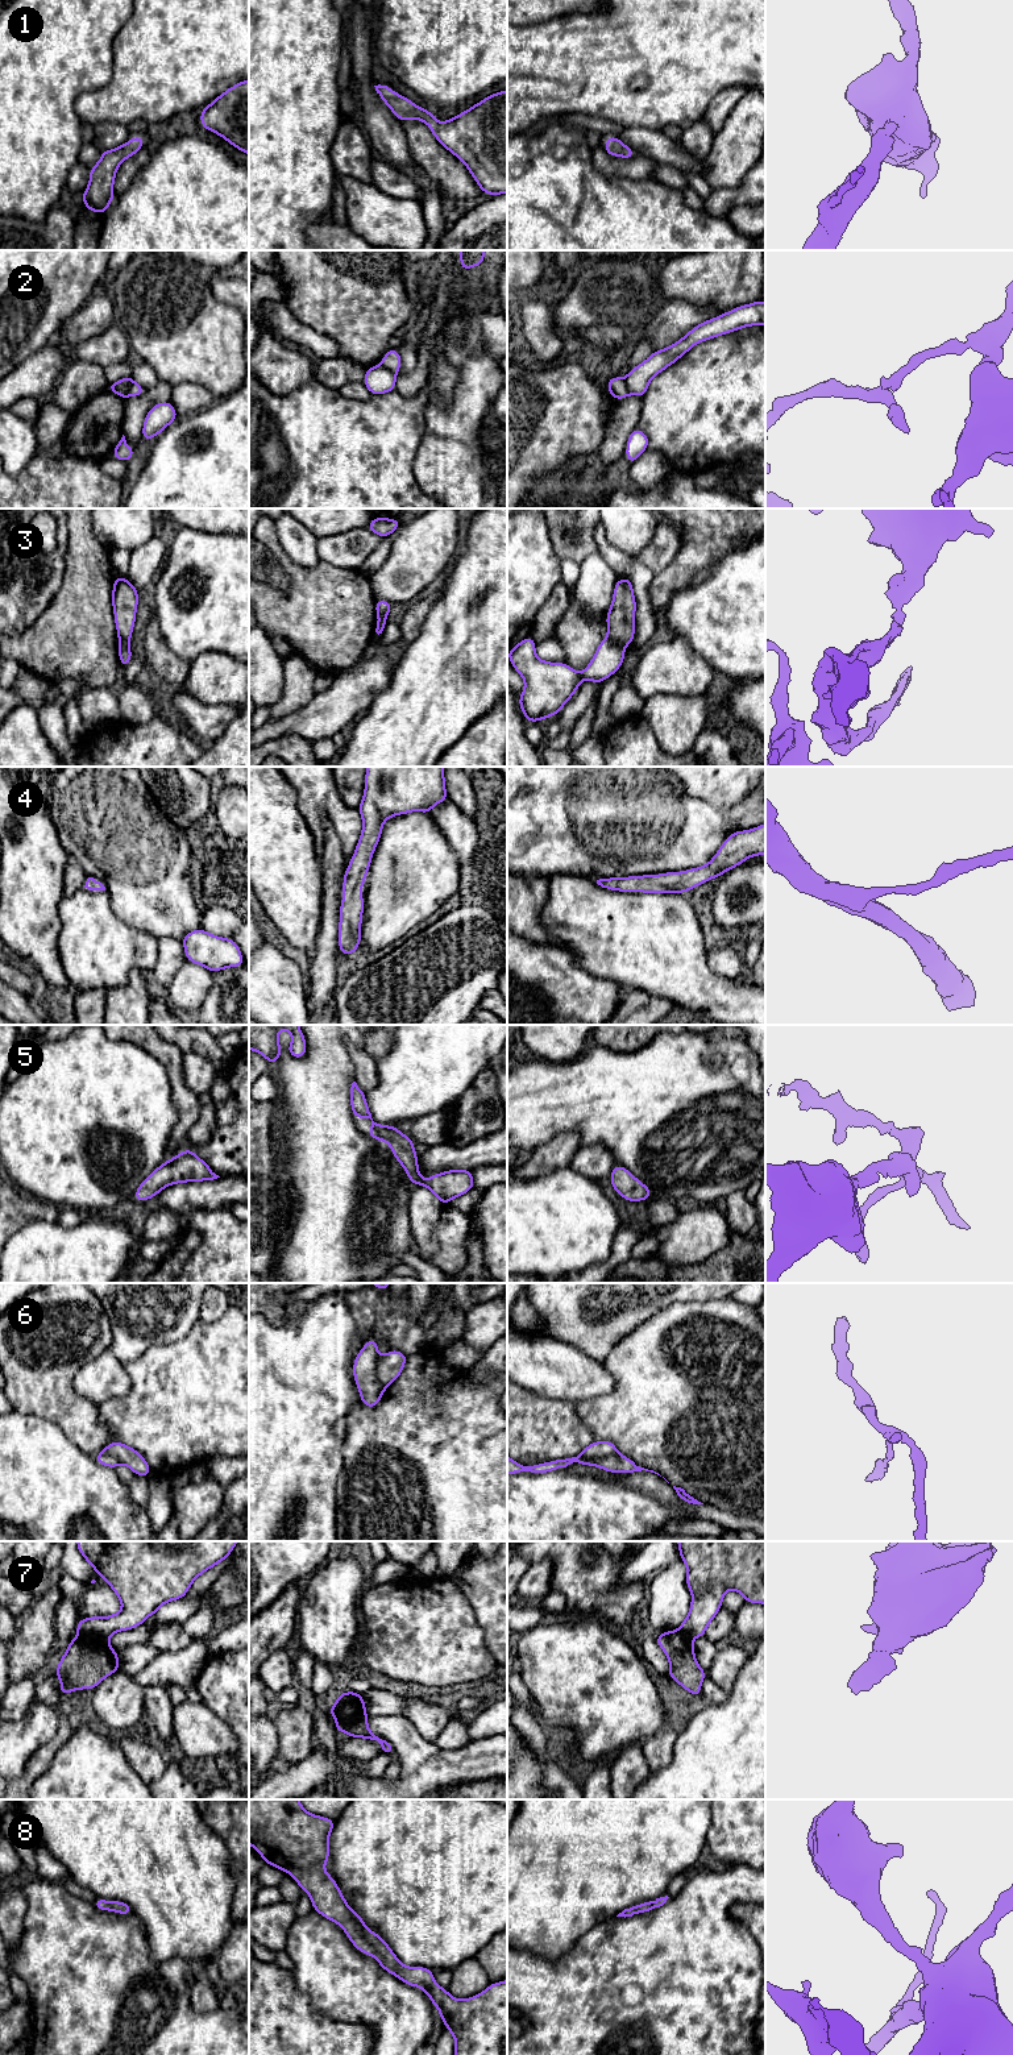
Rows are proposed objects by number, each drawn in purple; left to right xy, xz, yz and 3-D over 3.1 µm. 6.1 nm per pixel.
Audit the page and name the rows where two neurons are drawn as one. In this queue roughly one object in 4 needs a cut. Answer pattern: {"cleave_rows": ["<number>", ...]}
{"cleave_rows": ["2", "3", "6", "7"]}

